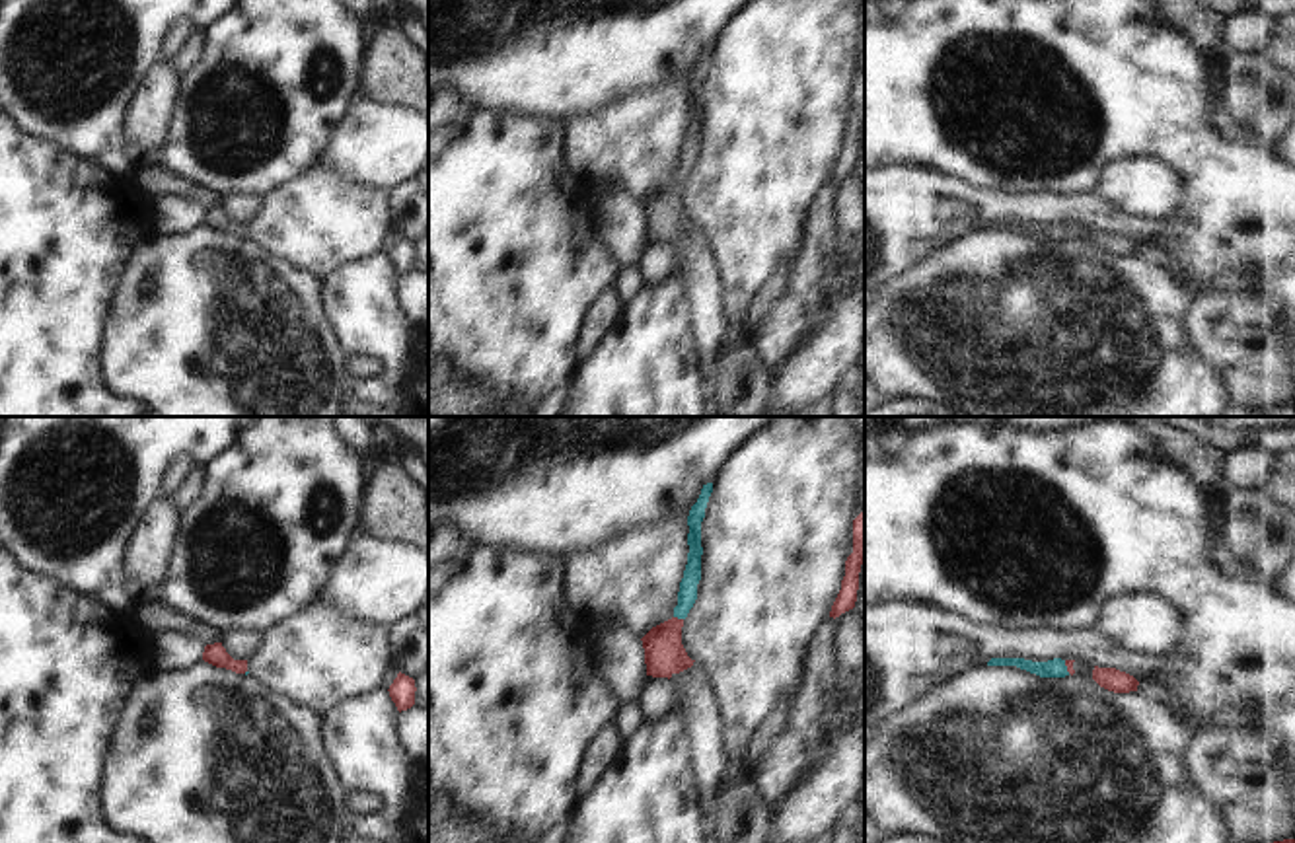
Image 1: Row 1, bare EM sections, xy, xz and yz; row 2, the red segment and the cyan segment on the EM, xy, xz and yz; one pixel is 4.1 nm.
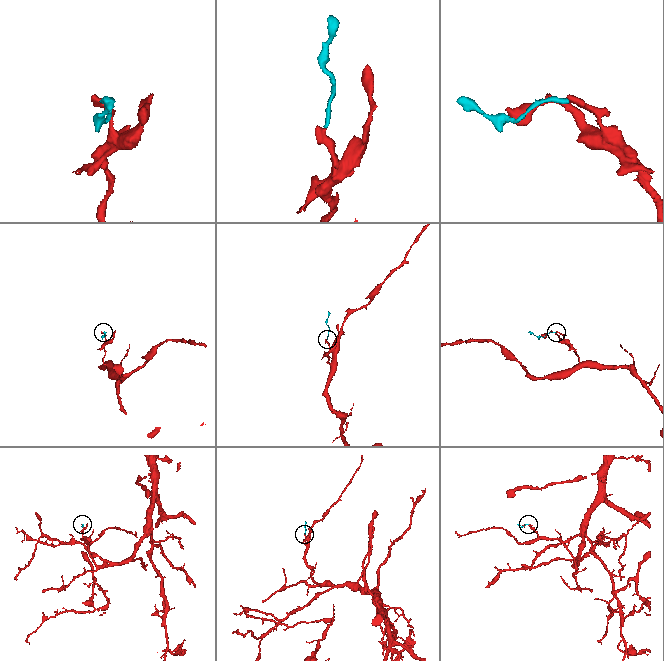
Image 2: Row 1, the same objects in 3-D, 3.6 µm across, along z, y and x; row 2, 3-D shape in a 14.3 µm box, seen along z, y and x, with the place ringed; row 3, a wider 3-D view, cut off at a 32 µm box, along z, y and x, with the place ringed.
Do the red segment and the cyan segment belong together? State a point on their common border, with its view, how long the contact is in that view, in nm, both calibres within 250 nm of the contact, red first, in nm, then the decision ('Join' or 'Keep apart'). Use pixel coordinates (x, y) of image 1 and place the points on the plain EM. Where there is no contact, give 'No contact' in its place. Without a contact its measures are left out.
Touches red at xz (676, 182). Shared border 40 nm. Thickness 170 nm (red) against 80 nm. Join

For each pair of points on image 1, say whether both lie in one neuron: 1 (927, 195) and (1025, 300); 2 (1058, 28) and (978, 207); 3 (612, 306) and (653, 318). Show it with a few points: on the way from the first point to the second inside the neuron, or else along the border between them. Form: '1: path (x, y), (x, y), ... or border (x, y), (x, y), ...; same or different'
1: border (986, 226), (955, 238), (925, 259); different
2: border (943, 174), (978, 187), (1031, 195); different
3: border (624, 304), (594, 347); different

